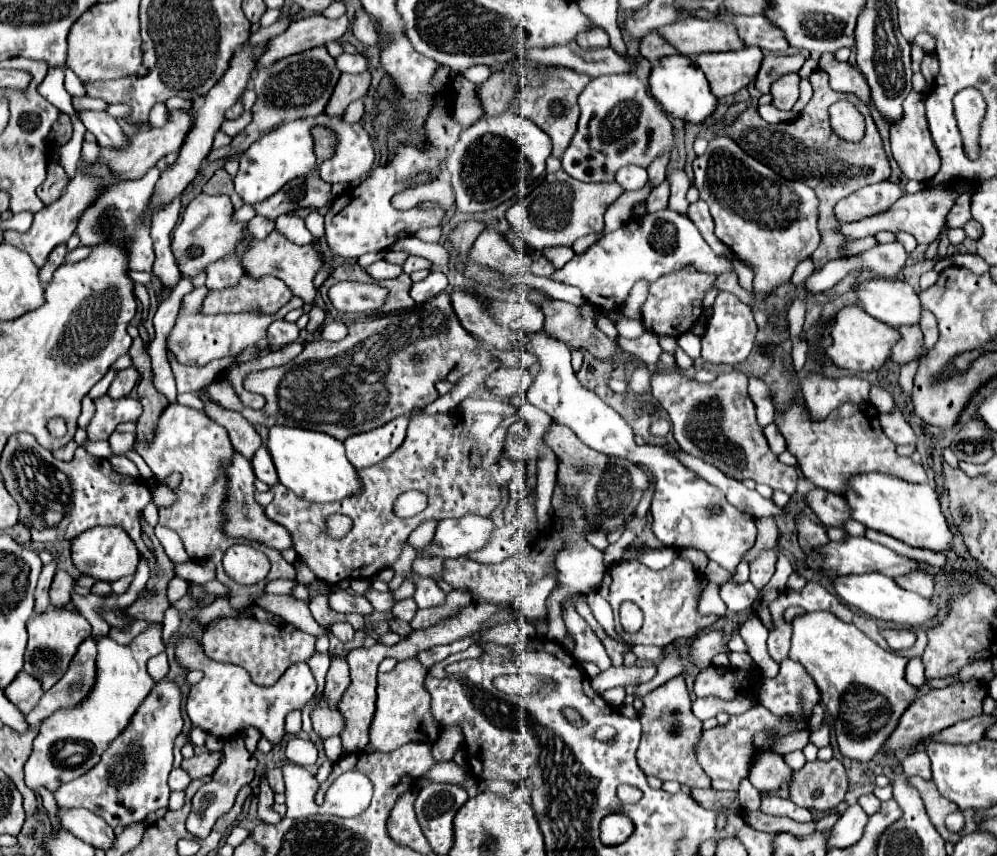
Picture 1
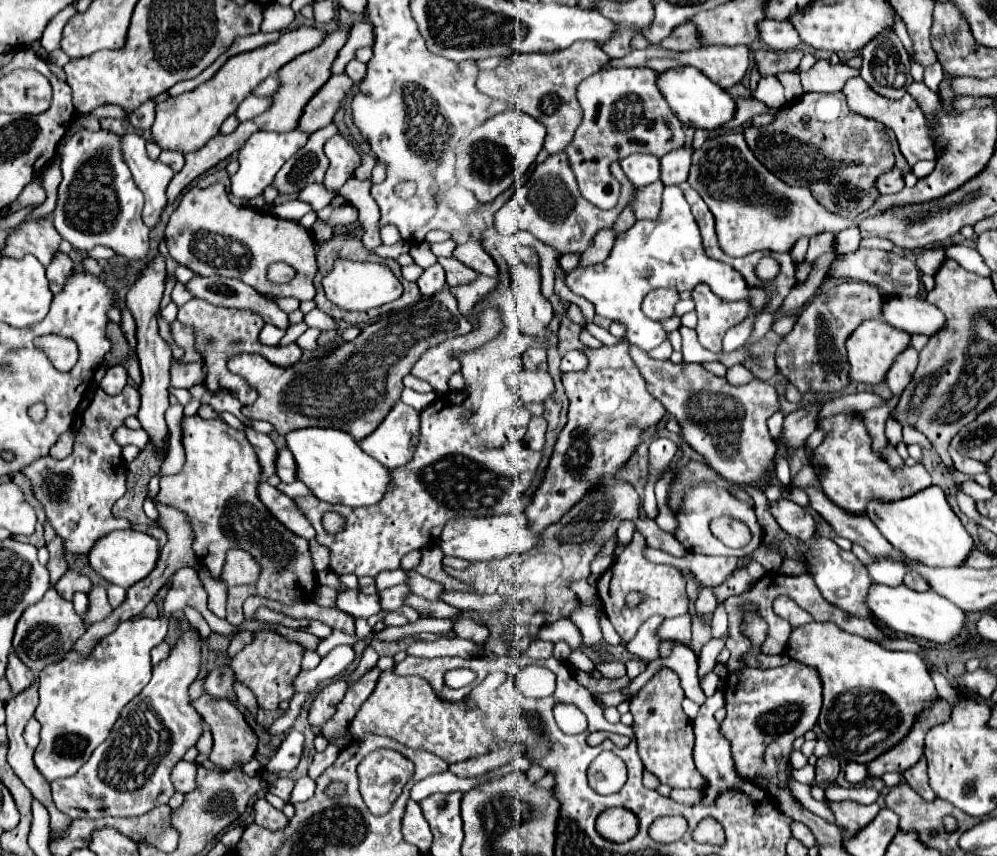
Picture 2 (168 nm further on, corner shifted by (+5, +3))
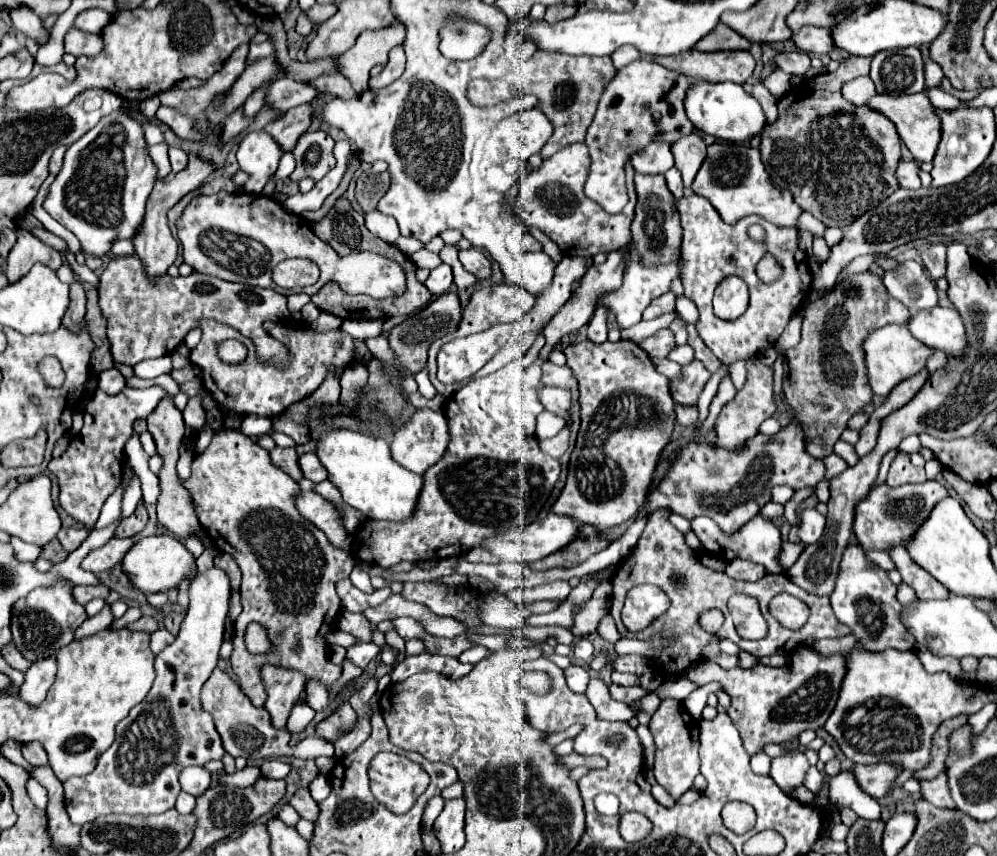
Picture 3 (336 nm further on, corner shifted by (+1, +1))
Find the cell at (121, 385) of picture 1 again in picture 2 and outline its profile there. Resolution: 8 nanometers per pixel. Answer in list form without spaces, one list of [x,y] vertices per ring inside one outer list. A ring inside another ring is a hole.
[[[116,364],[108,368],[104,380],[100,382],[100,388],[108,394],[118,394],[126,386],[126,382],[128,382],[128,372],[120,364]]]

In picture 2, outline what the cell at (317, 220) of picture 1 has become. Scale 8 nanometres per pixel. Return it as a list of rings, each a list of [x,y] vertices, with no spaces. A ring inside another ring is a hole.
[[[310,184],[308,188],[304,188],[304,192],[298,194],[298,198],[302,202],[308,202],[314,212],[320,212],[324,206],[328,206],[334,196],[336,192],[324,188],[324,184]]]

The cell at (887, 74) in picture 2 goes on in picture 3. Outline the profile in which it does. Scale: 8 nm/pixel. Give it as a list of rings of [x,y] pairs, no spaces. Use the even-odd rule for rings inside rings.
[[[920,48],[886,50],[874,54],[870,78],[878,94],[916,94],[924,86],[924,60]]]

